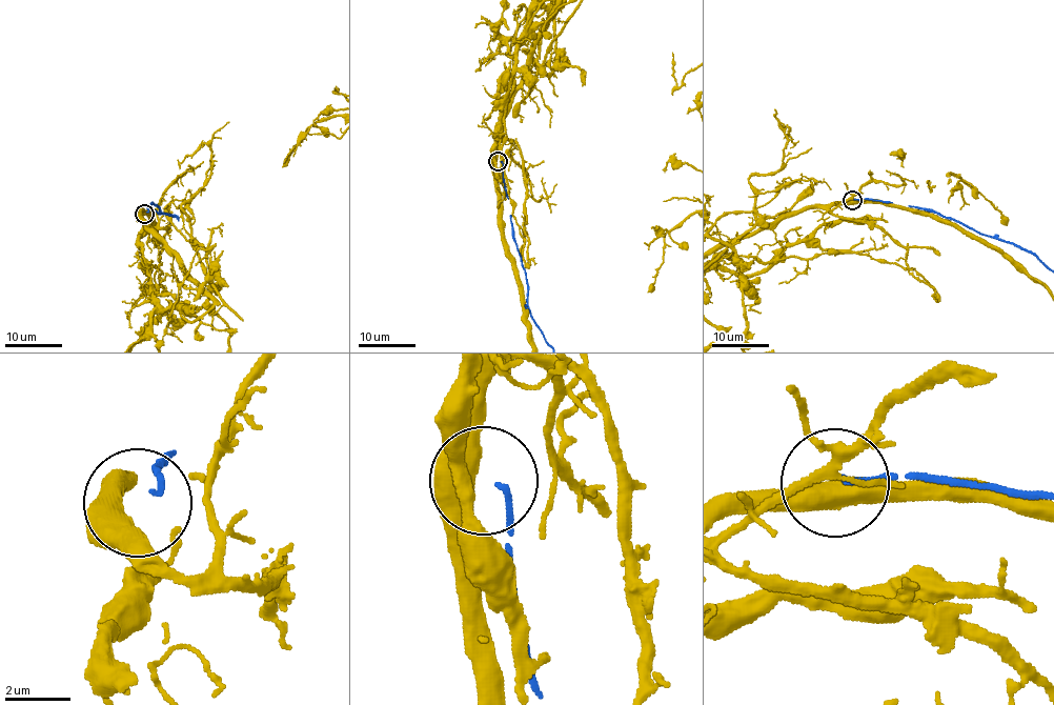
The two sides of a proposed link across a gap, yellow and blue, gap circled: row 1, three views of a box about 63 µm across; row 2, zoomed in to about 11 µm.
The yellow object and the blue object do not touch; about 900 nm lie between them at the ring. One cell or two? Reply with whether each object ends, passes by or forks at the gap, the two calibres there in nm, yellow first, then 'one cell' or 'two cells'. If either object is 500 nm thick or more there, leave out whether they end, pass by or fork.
800 nm thick on the yellow side, 160 nm on the other; two cells

